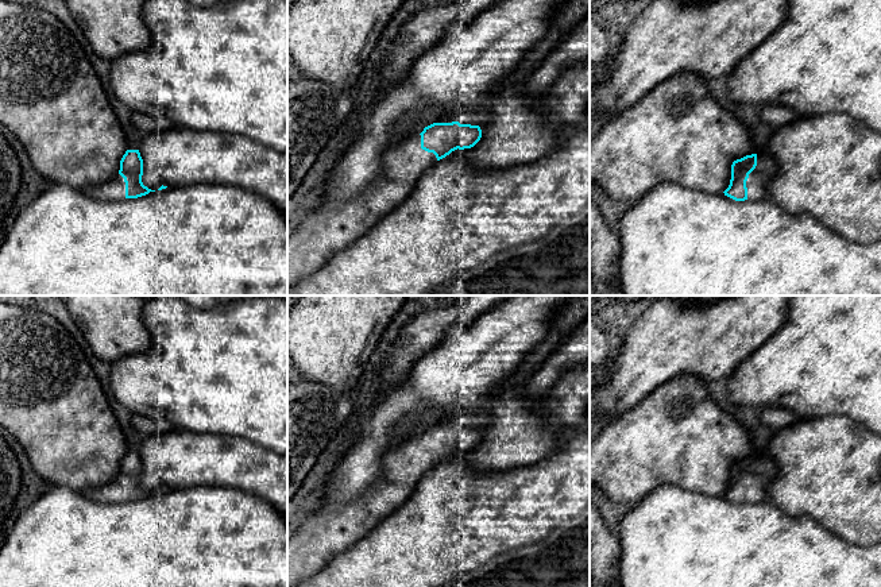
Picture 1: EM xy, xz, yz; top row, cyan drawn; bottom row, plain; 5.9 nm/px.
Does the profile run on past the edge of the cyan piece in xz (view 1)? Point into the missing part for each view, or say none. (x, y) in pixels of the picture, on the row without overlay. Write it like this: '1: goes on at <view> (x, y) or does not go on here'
1: goes on at xz (328, 530)

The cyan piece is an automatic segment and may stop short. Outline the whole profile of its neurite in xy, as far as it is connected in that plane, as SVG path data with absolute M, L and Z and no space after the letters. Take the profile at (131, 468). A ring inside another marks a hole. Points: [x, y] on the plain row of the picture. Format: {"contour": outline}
{"contour": "M127 452L120 463L117 478L103 487L85 490L82 494L103 503L123 503L155 494L143 487L142 478L143 462L139 452Z"}

